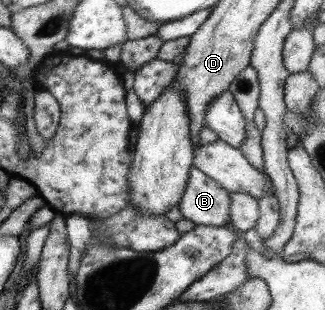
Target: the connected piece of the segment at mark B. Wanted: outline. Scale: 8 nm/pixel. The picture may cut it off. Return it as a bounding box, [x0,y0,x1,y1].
[177,167,230,227]

